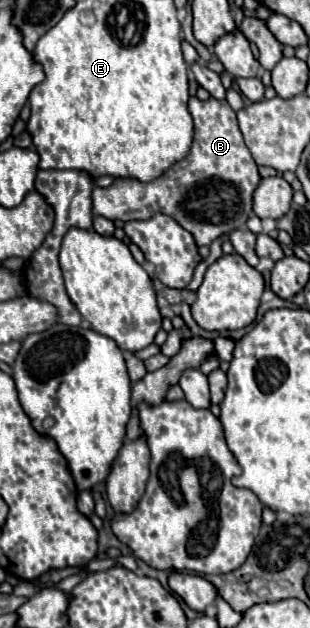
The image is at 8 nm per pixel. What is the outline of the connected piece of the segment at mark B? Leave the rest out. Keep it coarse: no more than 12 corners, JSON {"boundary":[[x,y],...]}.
{"boundary":[[190,97],[190,153],[156,181],[114,179],[92,215],[160,211],[198,247],[242,229],[260,183],[236,113]]}

